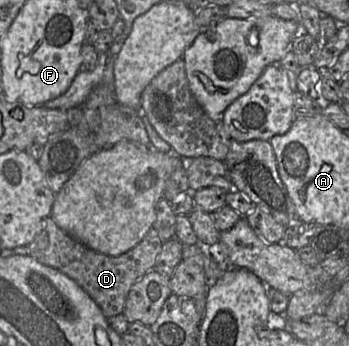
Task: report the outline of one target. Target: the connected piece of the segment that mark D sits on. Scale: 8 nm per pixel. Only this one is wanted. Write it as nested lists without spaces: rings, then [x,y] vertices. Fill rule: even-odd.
[[[49,216],[28,247],[29,256],[73,279],[100,307],[104,316],[110,318],[123,313],[131,286],[147,272],[155,269],[163,243],[156,229],[152,227],[133,249],[119,256],[108,256],[86,247],[59,228]]]

